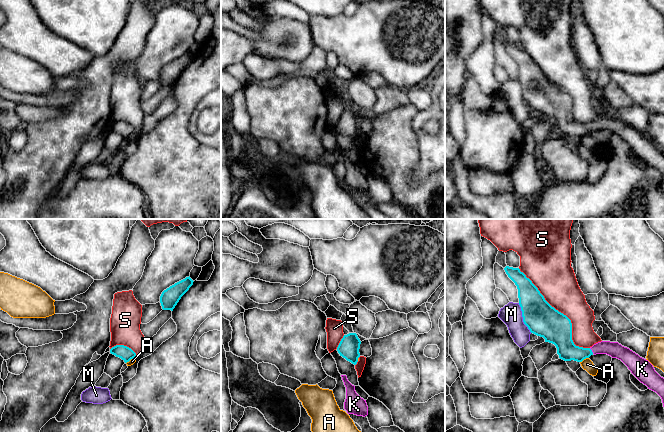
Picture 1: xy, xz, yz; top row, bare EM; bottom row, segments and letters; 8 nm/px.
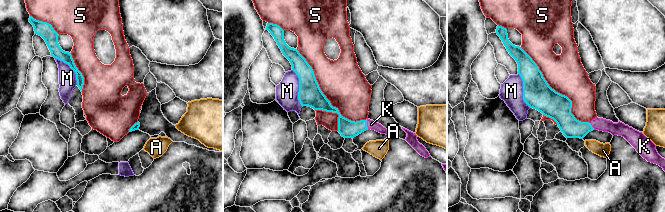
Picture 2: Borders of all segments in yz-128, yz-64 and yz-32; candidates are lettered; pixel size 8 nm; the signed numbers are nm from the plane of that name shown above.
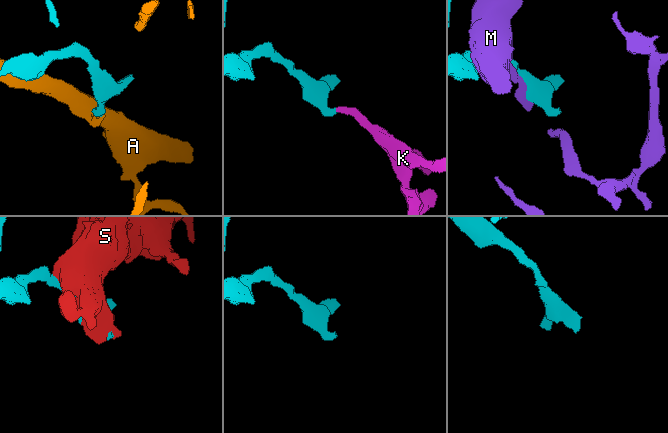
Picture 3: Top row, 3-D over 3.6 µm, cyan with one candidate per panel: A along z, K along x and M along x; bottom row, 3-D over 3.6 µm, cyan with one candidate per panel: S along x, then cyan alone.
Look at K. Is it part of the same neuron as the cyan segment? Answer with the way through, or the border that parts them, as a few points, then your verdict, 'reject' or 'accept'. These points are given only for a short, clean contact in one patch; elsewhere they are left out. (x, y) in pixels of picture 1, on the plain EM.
way yz (566, 125), (568, 127), (591, 127), (614, 125); accept

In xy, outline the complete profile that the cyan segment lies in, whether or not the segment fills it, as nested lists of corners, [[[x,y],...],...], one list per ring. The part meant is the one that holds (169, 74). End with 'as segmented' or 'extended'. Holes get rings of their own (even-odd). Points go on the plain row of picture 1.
[[[189,52],[164,66],[160,72],[162,85],[173,87],[181,73],[193,61],[193,58]]]; as segmented

